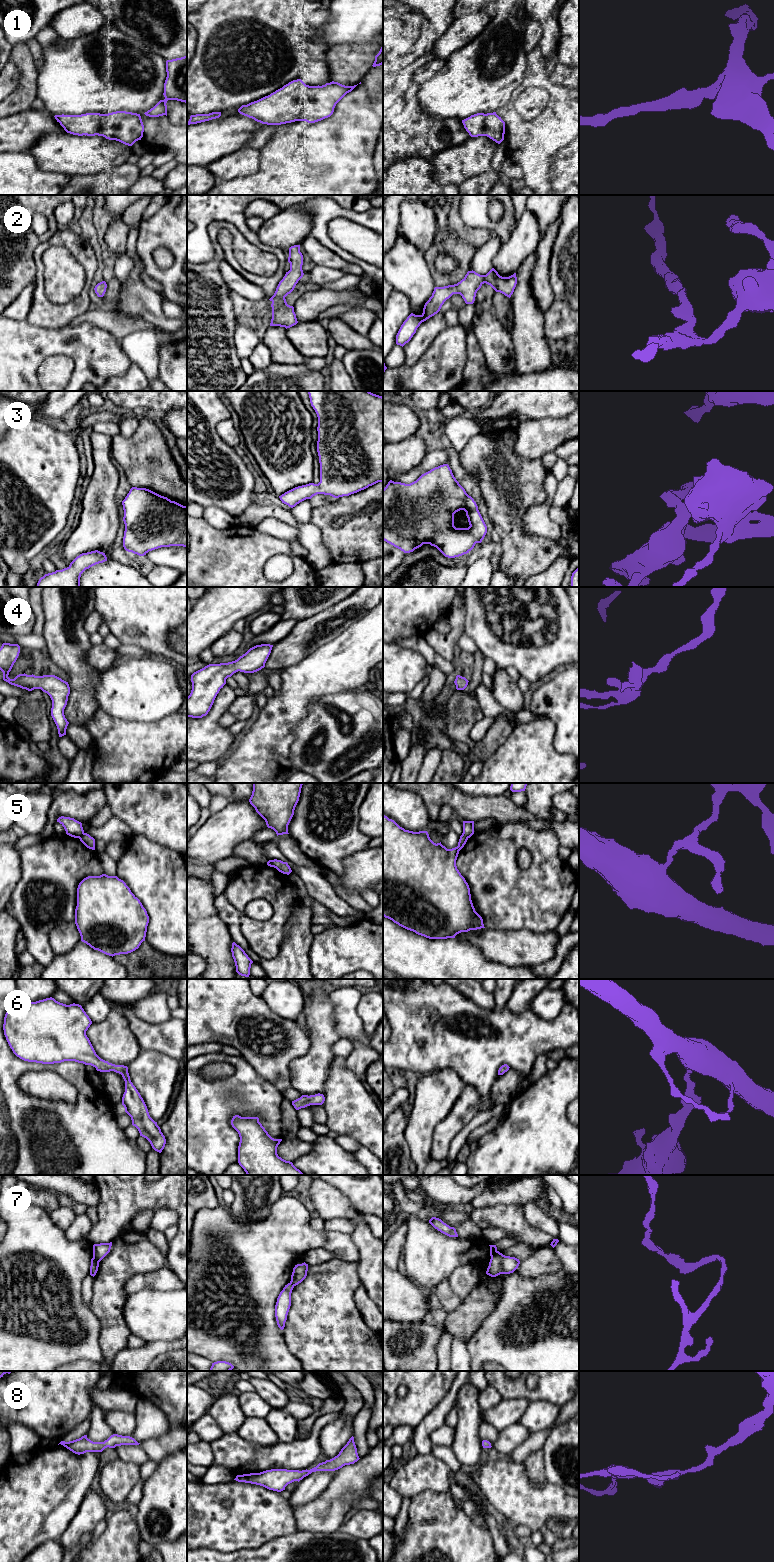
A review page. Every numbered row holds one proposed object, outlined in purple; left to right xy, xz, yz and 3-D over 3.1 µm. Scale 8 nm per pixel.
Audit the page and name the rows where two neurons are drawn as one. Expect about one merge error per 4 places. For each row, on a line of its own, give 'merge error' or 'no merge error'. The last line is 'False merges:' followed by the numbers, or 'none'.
1: no merge error
2: no merge error
3: no merge error
4: no merge error
5: merge error
6: no merge error
7: merge error
8: no merge error
False merges: 5, 7

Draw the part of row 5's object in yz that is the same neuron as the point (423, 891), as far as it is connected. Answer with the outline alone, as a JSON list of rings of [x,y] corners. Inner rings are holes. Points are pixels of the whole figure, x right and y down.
[[[383,815],[383,916],[429,939],[455,938],[461,932],[485,928],[473,906],[469,885],[456,866],[459,851],[467,840],[460,836],[458,846],[447,849],[441,842],[434,843],[427,831],[405,830]]]

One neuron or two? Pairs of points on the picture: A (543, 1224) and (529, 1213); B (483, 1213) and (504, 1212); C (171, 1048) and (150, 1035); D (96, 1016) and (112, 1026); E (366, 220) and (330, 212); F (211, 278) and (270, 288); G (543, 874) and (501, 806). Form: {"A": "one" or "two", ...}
{"A": "one", "B": "one", "C": "one", "D": "two", "E": "one", "F": "two", "G": "two"}

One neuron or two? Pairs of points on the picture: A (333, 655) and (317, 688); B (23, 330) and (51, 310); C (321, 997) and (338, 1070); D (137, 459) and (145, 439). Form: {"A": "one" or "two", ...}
{"A": "one", "B": "two", "C": "two", "D": "one"}

